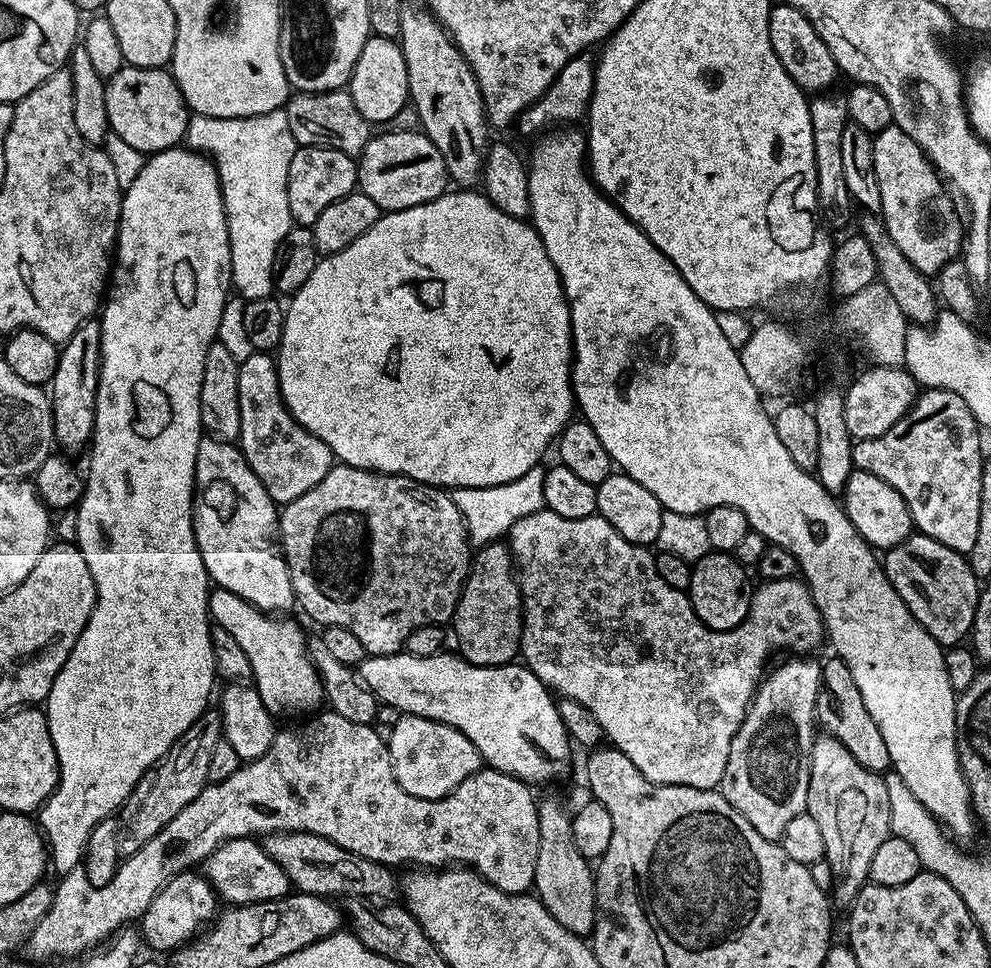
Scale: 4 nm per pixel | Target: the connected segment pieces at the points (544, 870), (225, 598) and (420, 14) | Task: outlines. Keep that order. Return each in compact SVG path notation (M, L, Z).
M559 799L543 800L536 805L538 810L538 862L534 862L534 892L546 906L546 910L566 930L576 936L587 937L596 925L596 878L593 865L582 854L578 854L578 846L574 846L574 826L572 818L564 809Z
M217 587L208 593L208 614L214 624L226 630L250 658L251 683L272 717L304 718L325 703L320 675L308 653L309 637L304 636L294 621L284 620L288 618L280 614L263 612L238 598L238 594L230 594L230 590Z
M406 2L402 6L402 26L398 43L406 62L410 104L417 108L420 128L424 135L430 138L430 142L434 142L434 146L438 146L449 181L464 190L479 185L484 171L484 153L490 143L490 125L484 115L484 95L480 92L474 70L458 50L451 34L438 23L423 3Z

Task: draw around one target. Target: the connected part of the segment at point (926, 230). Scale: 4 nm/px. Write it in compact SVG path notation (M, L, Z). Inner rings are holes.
M895 126L875 133L874 174L878 174L878 190L882 190L882 206L880 207L879 215L883 219L886 230L890 234L890 238L894 238L894 243L898 245L898 250L902 250L902 254L906 254L906 258L910 258L910 262L914 262L914 266L919 272L924 273L924 275L929 278L935 277L951 260L957 259L962 252L962 228L961 225L960 228L956 225L956 208L952 205L953 197L950 195L949 189L945 187L940 177L936 175L935 168L933 168L932 163L928 161L928 157L924 155L922 149L919 148L904 131Z

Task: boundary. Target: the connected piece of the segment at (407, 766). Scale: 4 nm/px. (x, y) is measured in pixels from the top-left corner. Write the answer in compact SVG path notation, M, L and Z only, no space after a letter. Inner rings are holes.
M401 715L400 721L387 734L386 743L390 762L394 766L394 778L398 778L398 786L402 786L402 790L414 798L440 800L449 796L458 785L482 767L474 742L470 742L462 730L454 730L454 726L446 726L421 716Z

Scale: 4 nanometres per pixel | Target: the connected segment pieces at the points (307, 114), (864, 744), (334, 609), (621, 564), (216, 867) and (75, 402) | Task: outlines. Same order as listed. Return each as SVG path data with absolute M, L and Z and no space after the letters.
M351 91L335 92L296 92L289 95L282 111L289 119L290 134L294 134L297 145L326 146L342 150L348 156L359 157L372 139L374 132L368 120L362 118L358 106L354 106Z
M839 658L823 661L820 664L820 689L816 699L816 719L819 727L827 735L832 736L866 770L881 774L891 769L890 750L886 750L886 742L882 742L882 730L874 726L874 718L870 718L870 710L866 710L866 702L862 702L862 690L858 690L858 682L854 682L854 674L850 674L850 666Z
M337 463L314 486L314 490L306 490L302 498L294 498L294 502L283 505L278 516L280 522L280 547L284 550L284 557L290 570L290 582L296 595L296 604L314 623L319 626L346 626L362 642L365 653L373 656L389 656L403 649L406 638L418 626L427 624L447 625L452 615L456 613L456 603L460 600L460 592L468 577L468 569L472 566L474 555L473 545L468 542L468 531L464 525L462 514L458 506L454 506L451 495L443 488L435 488L432 484L423 484L412 480L408 476L394 476L391 472L371 472L355 468L349 464Z
M547 510L535 512L527 518L514 522L514 526L508 531L506 543L512 550L514 568L518 573L520 593L524 603L524 629L520 639L523 663L553 693L582 702L582 706L586 706L586 710L594 714L594 718L598 718L605 737L615 748L622 750L622 754L626 754L626 758L630 758L630 762L634 762L638 770L642 770L647 780L655 784L715 789L720 783L722 774L726 774L726 762L730 758L730 742L734 742L734 734L738 734L738 726L742 726L746 710L750 706L752 696L756 693L756 687L760 685L769 667L768 659L771 658L772 652L789 648L792 651L789 653L792 654L812 654L812 651L826 640L824 619L820 617L812 591L800 578L764 580L760 584L761 588L757 587L753 591L748 613L741 624L725 632L715 632L713 628L707 628L698 618L698 614L694 614L694 606L688 601L688 593L674 590L674 586L670 586L659 576L655 555L643 544L626 542L626 538L622 538L622 534L618 534L618 530L614 530L614 526L610 526L610 522L606 522L606 518L602 518L599 514L575 520L562 518Z
M252 838L231 840L218 850L214 850L202 865L203 875L208 877L217 897L229 905L257 904L267 900L277 900L289 895L288 875L264 852L263 843Z
M93 318L82 322L69 340L60 348L58 370L50 385L52 402L52 425L56 435L55 443L60 444L65 453L83 453L89 447L96 417L98 398L98 378L100 377L100 322Z

